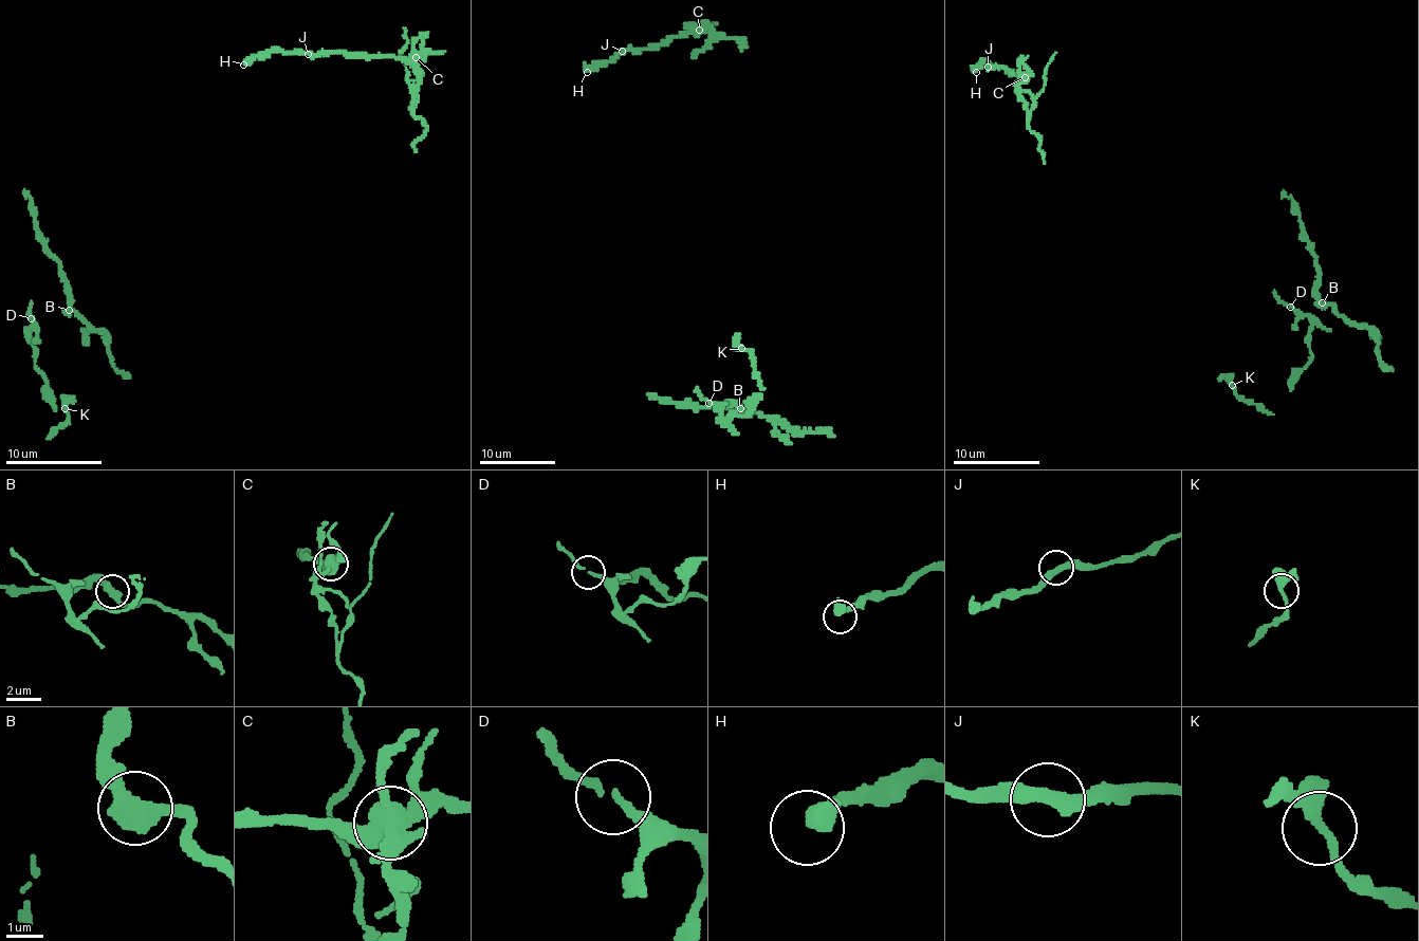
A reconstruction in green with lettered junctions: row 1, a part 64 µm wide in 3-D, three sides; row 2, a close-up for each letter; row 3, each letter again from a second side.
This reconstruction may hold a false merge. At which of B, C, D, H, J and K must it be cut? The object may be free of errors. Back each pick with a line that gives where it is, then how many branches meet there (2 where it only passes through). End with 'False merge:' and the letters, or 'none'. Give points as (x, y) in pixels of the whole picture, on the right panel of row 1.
C: (1025, 77) | 4
False merge: C

